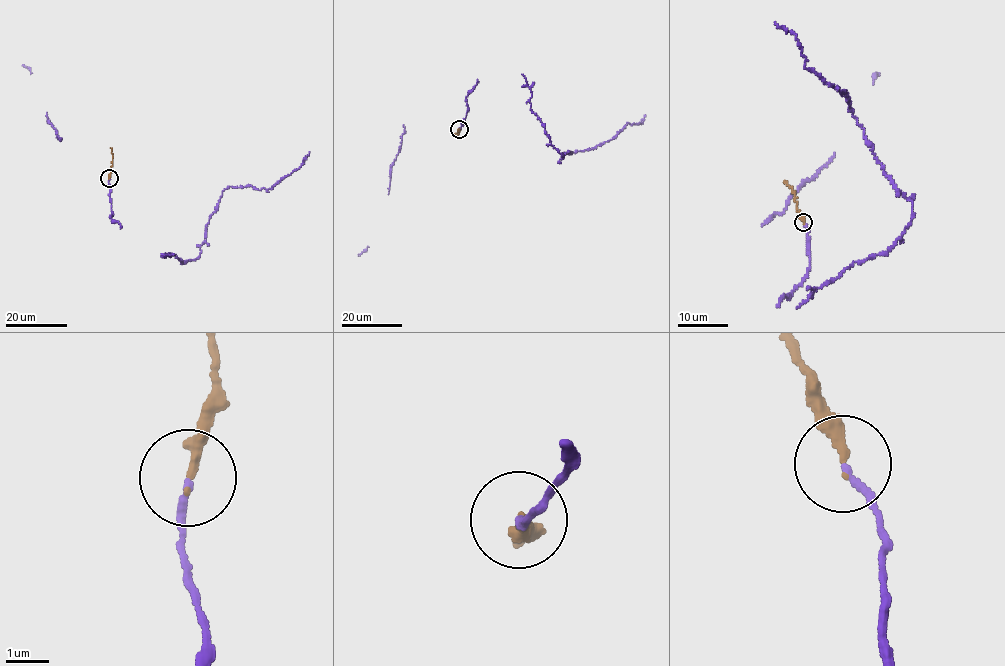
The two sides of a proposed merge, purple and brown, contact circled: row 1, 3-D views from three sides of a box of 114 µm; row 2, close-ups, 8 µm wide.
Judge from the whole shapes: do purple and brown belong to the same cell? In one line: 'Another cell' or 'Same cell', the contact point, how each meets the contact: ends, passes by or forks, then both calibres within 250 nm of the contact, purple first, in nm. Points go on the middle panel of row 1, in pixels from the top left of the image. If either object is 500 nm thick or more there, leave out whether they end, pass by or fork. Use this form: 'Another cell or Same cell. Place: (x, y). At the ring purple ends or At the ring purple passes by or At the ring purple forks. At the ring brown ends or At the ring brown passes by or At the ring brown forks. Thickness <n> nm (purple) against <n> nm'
Same cell. Place: (459, 129). At the ring purple ends. At the ring brown ends. Thickness 150 nm (purple) against 240 nm

